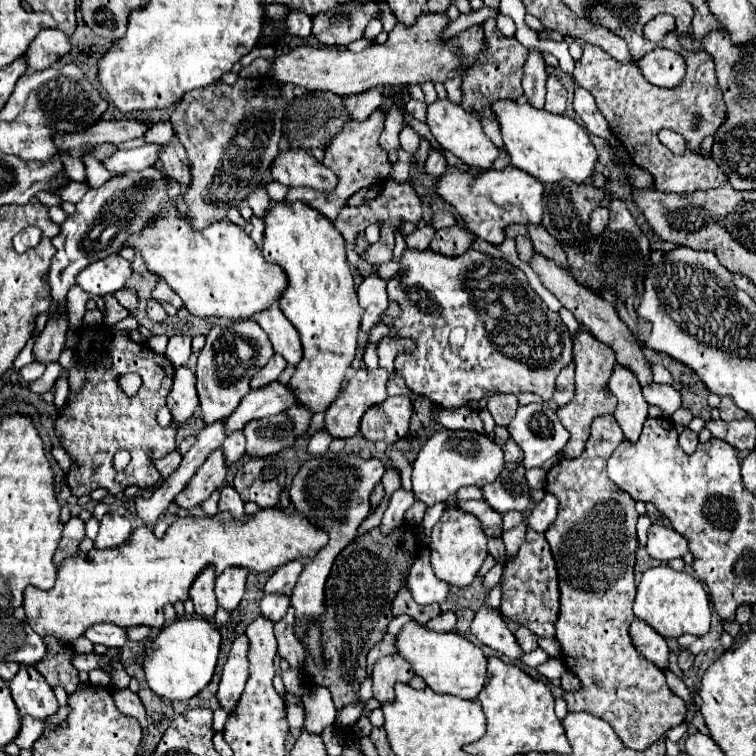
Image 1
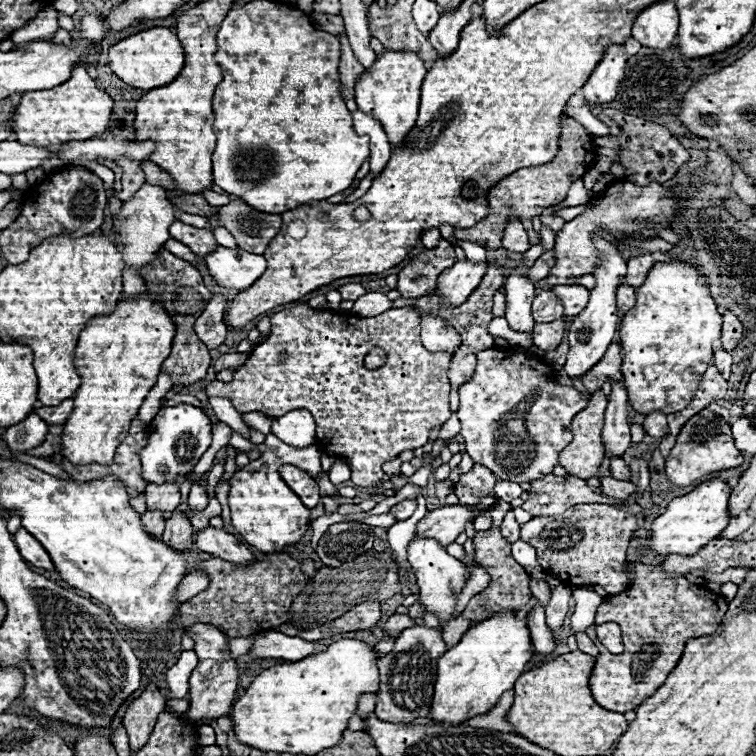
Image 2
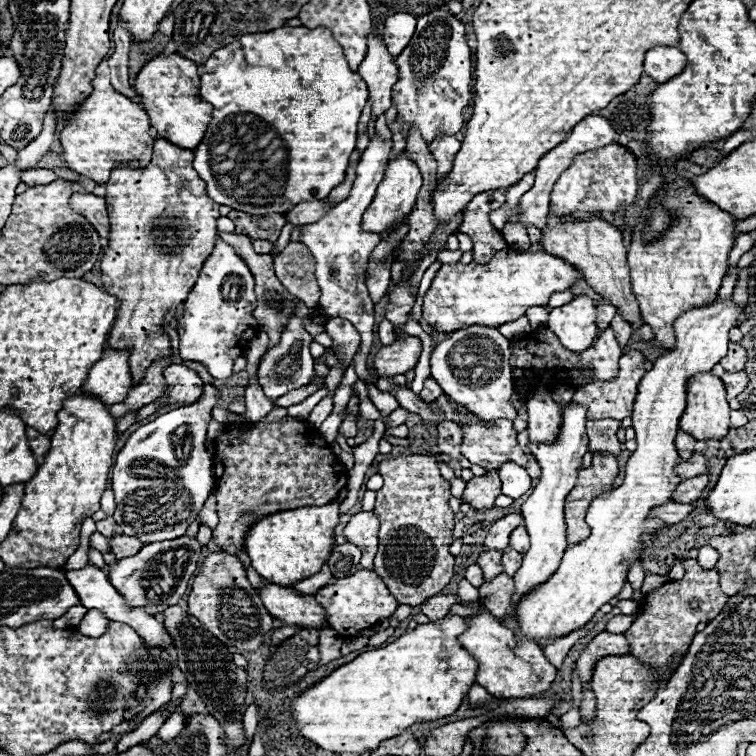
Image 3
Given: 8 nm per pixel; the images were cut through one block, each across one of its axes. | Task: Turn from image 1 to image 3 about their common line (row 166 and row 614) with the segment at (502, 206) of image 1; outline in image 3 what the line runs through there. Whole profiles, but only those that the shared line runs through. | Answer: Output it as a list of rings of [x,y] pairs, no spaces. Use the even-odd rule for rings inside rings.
[[[570,402],[564,406],[562,428],[560,428],[558,440],[550,446],[528,444],[532,454],[536,456],[538,464],[542,466],[542,476],[540,476],[538,486],[532,490],[530,498],[522,504],[522,518],[524,518],[524,524],[526,524],[528,536],[530,536],[530,550],[524,554],[522,566],[514,574],[514,594],[510,600],[510,608],[508,608],[506,616],[500,618],[500,622],[506,622],[506,620],[516,622],[516,606],[524,598],[524,594],[532,592],[532,588],[536,584],[544,584],[544,580],[548,580],[548,576],[552,576],[552,572],[556,572],[556,568],[560,566],[560,556],[566,550],[564,500],[566,500],[570,488],[576,484],[578,470],[582,468],[580,460],[588,452],[588,438],[586,438],[584,424],[586,424],[586,408]],[[448,614],[442,620],[420,624],[416,630],[406,632],[384,648],[374,648],[360,654],[356,660],[334,670],[330,676],[308,688],[292,702],[290,712],[296,728],[304,734],[304,738],[316,742],[322,750],[362,754],[372,752],[372,748],[378,748],[380,742],[392,736],[400,736],[400,732],[416,722],[430,722],[452,716],[470,688],[476,684],[478,664],[456,640],[464,628],[468,628],[466,616]]]

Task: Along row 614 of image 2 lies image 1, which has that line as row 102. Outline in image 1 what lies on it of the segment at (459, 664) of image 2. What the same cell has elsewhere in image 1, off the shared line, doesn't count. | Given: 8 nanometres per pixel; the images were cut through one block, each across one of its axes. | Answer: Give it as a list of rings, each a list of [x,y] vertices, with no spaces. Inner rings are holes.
[[[498,100],[492,104],[492,112],[500,124],[504,150],[512,158],[512,166],[532,174],[542,182],[560,182],[568,178],[576,184],[590,184],[596,164],[596,150],[588,138],[584,126],[568,116],[550,114],[546,110],[536,110],[528,102]]]

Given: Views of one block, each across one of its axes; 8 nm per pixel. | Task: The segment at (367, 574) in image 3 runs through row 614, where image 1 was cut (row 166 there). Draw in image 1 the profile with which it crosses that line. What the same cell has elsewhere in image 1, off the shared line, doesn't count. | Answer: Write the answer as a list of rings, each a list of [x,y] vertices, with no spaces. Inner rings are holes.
[[[376,110],[368,120],[364,122],[346,122],[344,128],[332,138],[330,146],[326,146],[324,150],[324,166],[328,166],[336,176],[338,176],[338,186],[334,192],[330,194],[324,194],[324,192],[316,192],[312,188],[290,188],[284,202],[298,202],[302,200],[304,204],[312,206],[314,210],[322,212],[330,222],[336,220],[340,208],[346,204],[346,200],[362,190],[362,188],[370,188],[370,186],[376,186],[378,182],[386,180],[390,170],[392,170],[392,164],[388,162],[388,152],[384,152],[380,146],[378,146],[378,138],[384,130],[384,112],[382,110]]]

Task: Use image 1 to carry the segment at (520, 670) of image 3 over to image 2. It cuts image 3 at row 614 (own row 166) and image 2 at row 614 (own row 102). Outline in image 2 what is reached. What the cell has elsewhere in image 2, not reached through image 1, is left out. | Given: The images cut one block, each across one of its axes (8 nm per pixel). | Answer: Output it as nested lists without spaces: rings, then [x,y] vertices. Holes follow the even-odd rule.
[[[430,538],[412,540],[408,546],[408,560],[410,560],[410,566],[414,568],[414,572],[418,576],[420,602],[426,606],[428,612],[432,612],[440,620],[440,624],[450,622],[454,618],[458,596],[460,596],[462,588],[466,586],[466,582],[470,580],[468,568],[460,560],[452,558],[446,552],[446,548],[442,548],[436,540],[430,540]]]

